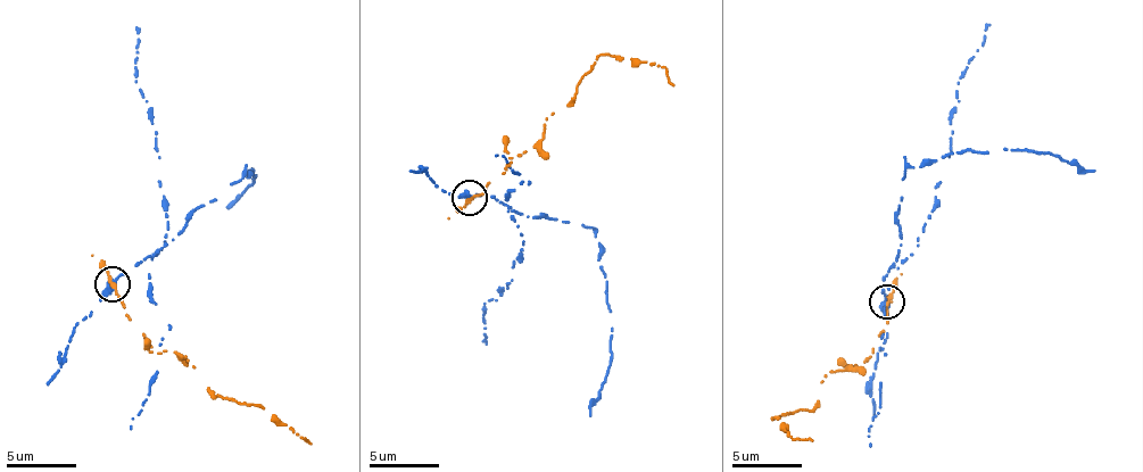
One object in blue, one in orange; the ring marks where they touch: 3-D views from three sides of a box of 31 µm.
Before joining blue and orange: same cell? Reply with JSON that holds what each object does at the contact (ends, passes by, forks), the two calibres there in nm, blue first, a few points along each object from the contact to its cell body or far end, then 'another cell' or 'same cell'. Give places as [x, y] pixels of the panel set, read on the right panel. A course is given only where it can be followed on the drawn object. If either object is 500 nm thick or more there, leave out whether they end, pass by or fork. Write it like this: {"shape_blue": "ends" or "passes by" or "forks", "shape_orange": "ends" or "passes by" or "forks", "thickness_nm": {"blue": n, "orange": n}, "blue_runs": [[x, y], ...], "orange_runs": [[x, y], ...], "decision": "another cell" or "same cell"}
{"thickness_nm": {"blue": 550, "orange": 240}, "blue_runs": [[886, 300], [884, 279], [900, 254], [897, 210], [908, 168], [946, 154], [1013, 149], [1058, 154], [1095, 171]], "orange_runs": [[886, 300], [886, 323], [867, 361], [830, 371], [811, 411], [771, 420], [792, 438], [813, 439]], "decision": "another cell"}

